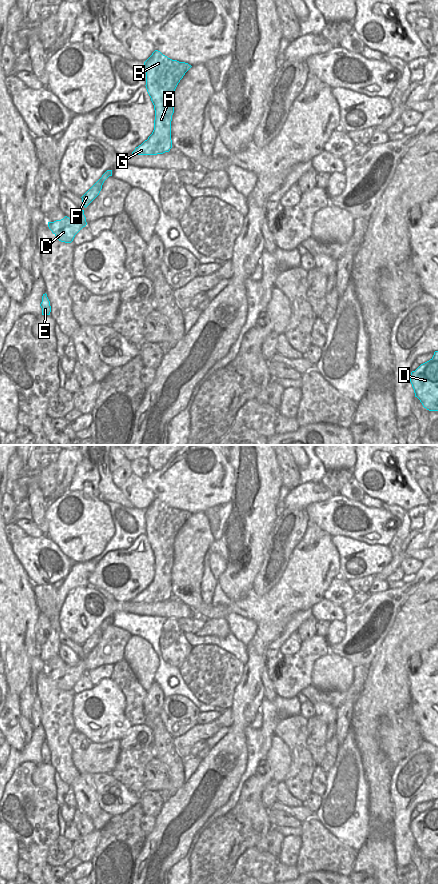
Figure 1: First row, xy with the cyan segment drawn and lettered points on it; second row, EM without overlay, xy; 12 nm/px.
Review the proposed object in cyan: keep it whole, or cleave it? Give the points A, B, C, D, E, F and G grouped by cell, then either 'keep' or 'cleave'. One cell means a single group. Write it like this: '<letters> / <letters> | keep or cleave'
A B C D E F G | keep

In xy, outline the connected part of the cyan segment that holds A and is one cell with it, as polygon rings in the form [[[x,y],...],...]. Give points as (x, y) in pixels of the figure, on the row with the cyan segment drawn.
[[[155,50],[144,62],[145,86],[155,110],[154,130],[132,154],[157,155],[170,151],[174,92],[191,67],[188,63],[168,58],[158,50]]]

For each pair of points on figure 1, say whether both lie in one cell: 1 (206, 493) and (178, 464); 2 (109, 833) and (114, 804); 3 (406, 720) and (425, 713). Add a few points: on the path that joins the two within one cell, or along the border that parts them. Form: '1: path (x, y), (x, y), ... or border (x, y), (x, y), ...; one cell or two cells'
1: path (199, 486), (185, 471); one cell
2: border (133, 805), (124, 812), (112, 816); two cells
3: border (408, 707), (414, 715), (424, 739); two cells

